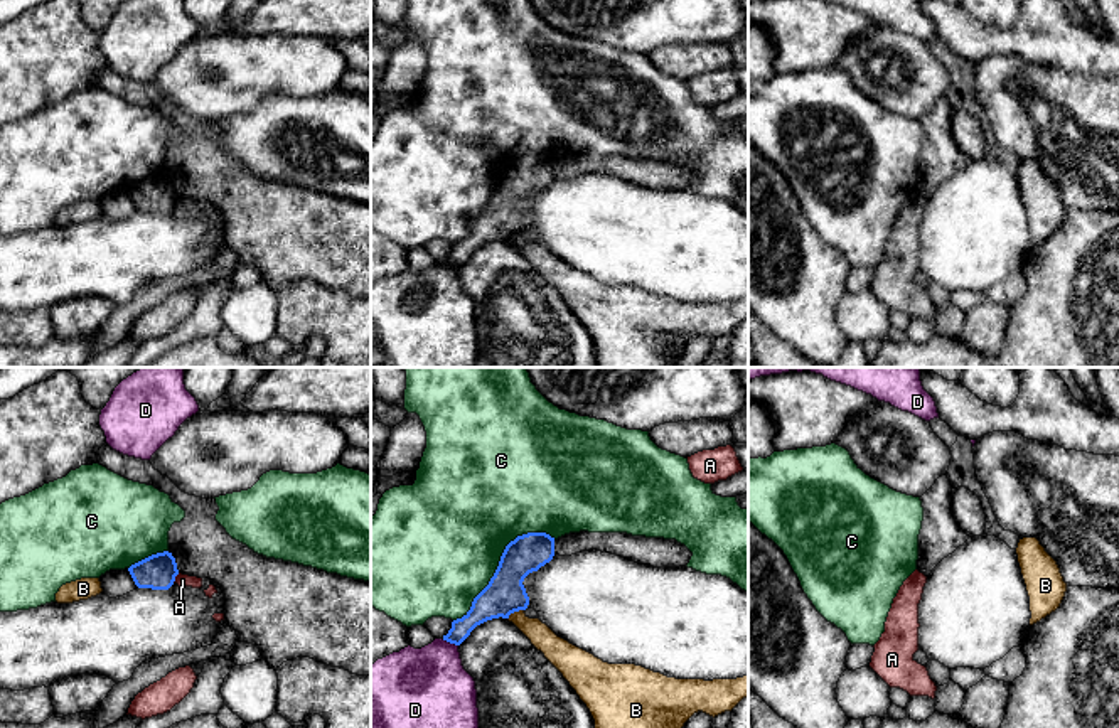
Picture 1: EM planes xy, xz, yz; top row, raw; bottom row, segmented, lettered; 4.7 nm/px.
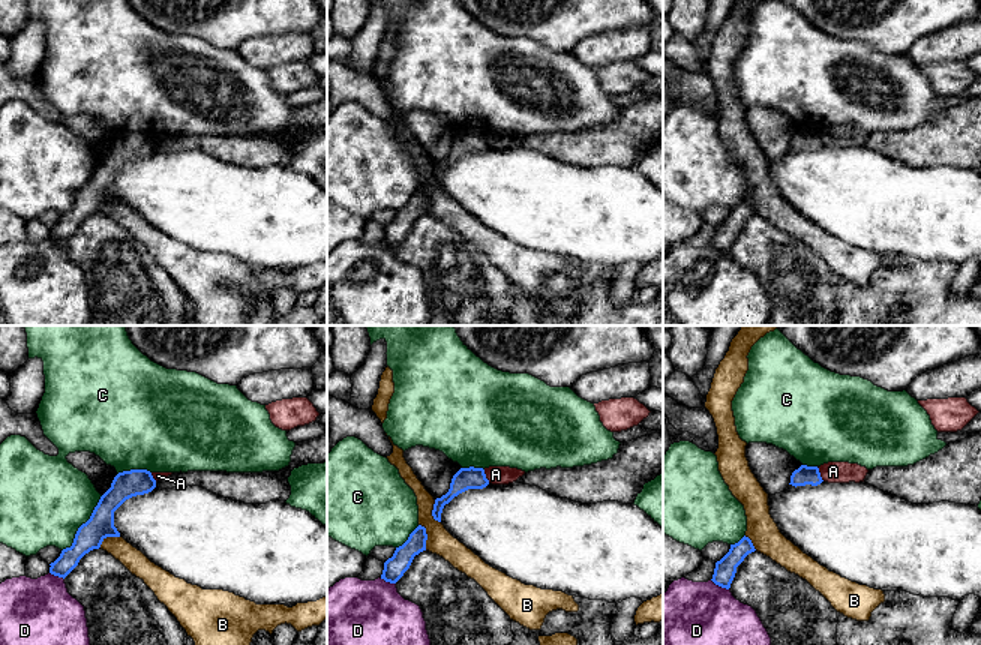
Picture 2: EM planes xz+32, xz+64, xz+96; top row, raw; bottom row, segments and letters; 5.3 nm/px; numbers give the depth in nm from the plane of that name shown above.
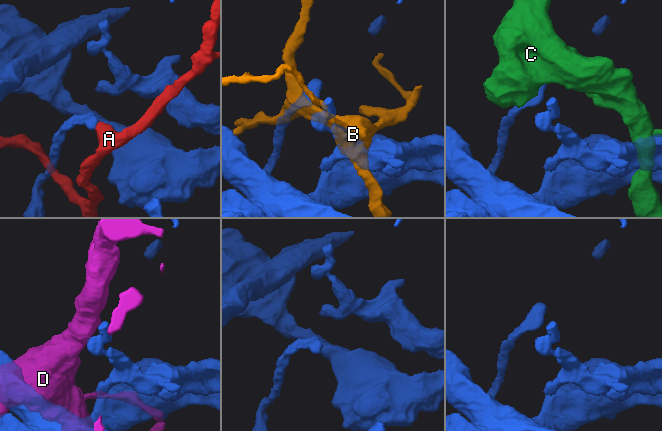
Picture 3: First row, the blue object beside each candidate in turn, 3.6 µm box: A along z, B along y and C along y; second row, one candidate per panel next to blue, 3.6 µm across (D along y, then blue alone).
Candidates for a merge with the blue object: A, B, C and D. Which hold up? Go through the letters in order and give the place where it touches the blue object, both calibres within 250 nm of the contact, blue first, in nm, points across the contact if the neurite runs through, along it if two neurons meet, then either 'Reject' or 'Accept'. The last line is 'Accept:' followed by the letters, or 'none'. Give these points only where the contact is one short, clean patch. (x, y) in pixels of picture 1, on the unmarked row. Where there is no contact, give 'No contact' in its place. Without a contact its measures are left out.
A: Touches blue at xy (174, 201). Thickness 170 nm (blue) against 60 nm. Boundary: xy (179, 196), (172, 204). Reject
B: Touches blue at xz (514, 233). Thickness 190 nm (blue) against 110 nm. Reject
C: Touches blue at xz (499, 184). Thickness 190 nm (blue) against 500 nm. Reject
D: Touches blue at xz (450, 265). Thickness 140 nm (blue) against 400 nm. Reject
Accept: none

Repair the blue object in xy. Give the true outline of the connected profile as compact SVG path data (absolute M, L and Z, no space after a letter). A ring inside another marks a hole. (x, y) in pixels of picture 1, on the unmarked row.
M163 174L152 177L128 190L138 211L169 212L179 197L175 180Z

